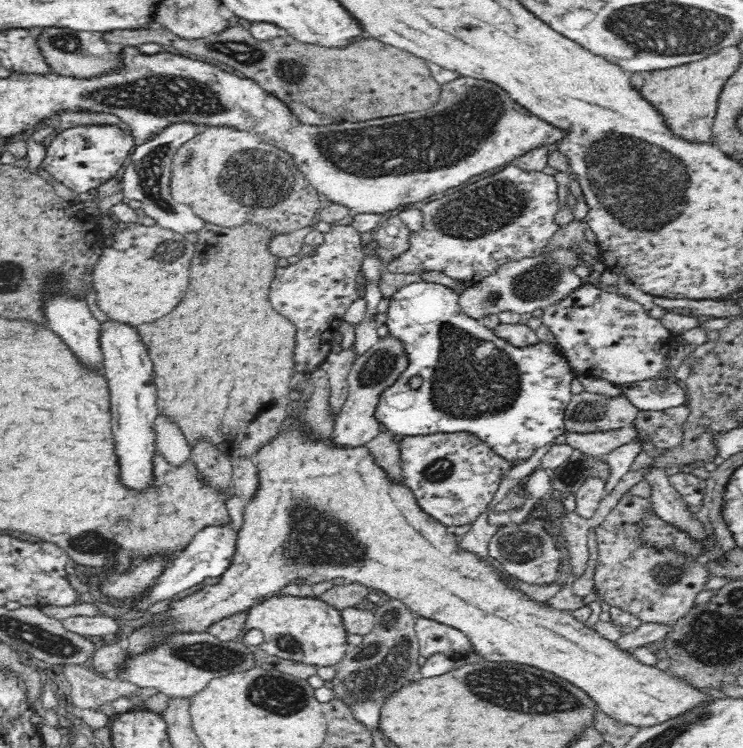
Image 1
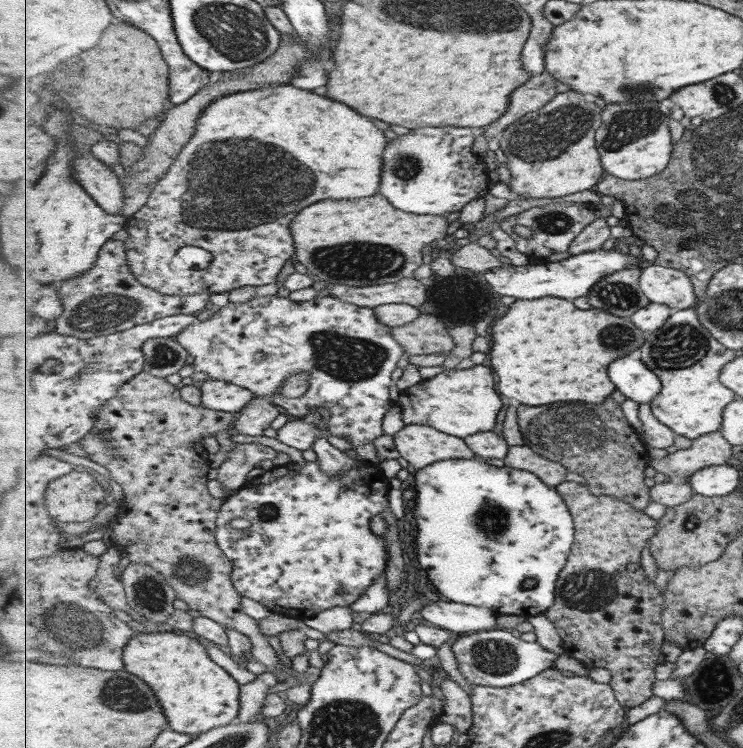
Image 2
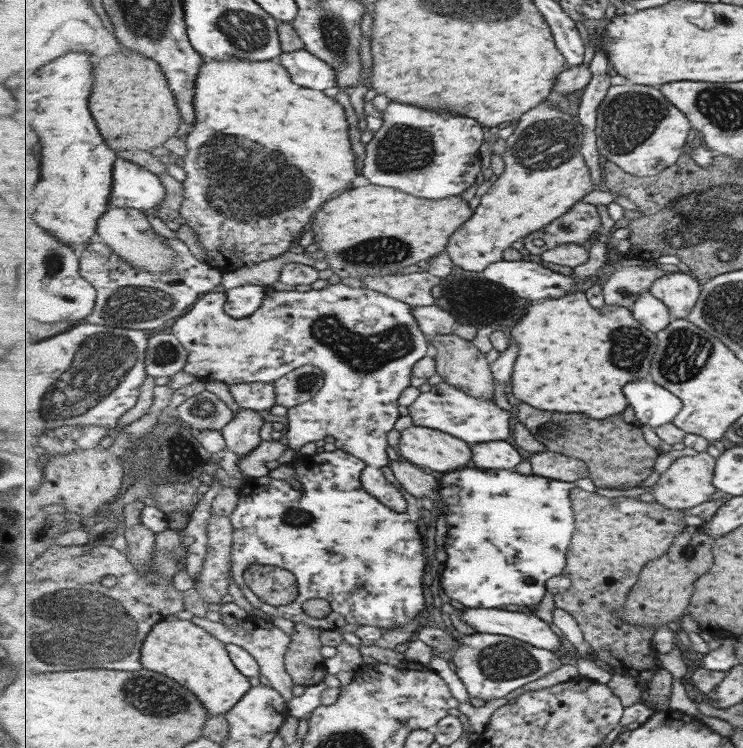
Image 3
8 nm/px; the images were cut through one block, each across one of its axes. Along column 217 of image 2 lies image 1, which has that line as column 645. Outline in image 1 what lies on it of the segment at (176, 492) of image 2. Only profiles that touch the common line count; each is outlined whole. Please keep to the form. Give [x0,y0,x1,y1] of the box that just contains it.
[594,405,712,625]

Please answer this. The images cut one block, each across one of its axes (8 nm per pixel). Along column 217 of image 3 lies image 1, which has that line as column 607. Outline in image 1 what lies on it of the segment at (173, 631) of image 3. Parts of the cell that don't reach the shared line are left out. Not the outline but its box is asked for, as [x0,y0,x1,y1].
[123,412,718,728]

